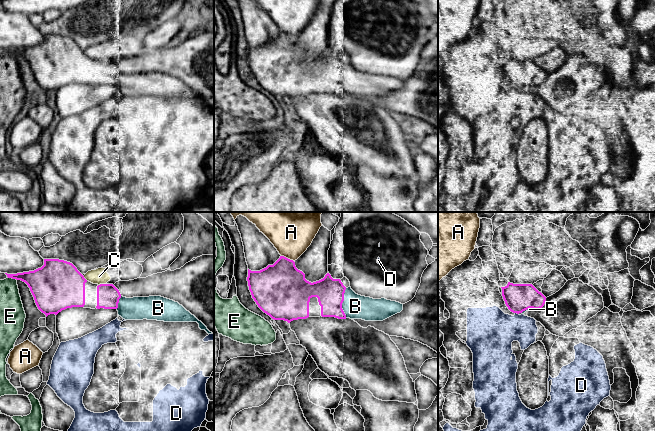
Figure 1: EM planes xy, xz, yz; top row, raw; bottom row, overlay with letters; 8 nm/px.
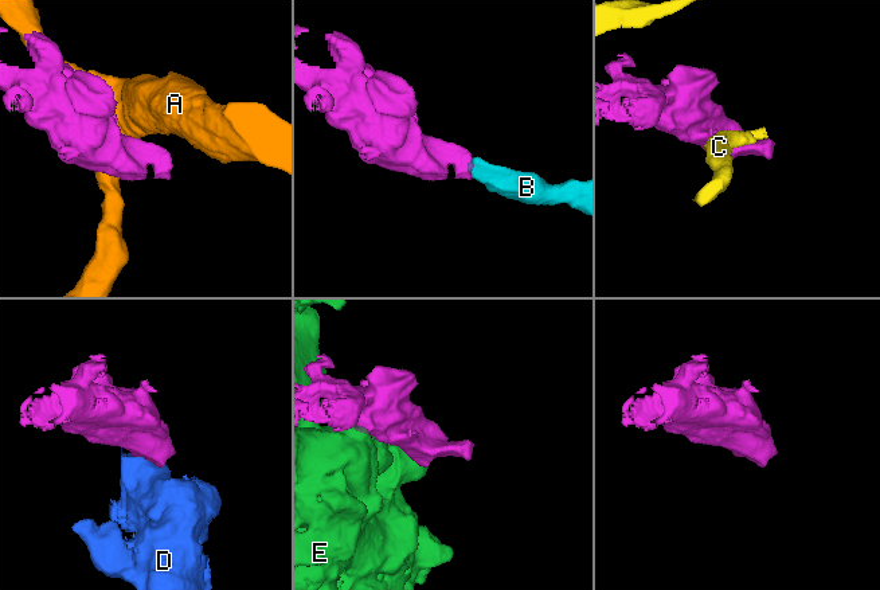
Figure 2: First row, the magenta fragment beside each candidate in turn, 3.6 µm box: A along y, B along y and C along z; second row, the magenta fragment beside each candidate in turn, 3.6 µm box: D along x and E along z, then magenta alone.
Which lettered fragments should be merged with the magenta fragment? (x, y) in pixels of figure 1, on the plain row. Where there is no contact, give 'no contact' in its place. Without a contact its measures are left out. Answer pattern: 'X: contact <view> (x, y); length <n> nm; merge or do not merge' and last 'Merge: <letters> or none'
A: contact xz (287, 34); length 120 nm; do not merge
B: contact xz (342, 78); length 240 nm; merge
C: contact xy (101, 60); length 70 nm; do not merge
D: contact yz (517, 89); length 40 nm; do not merge
E: contact xy (12, 54); length 80 nm; do not merge
Merge: B

